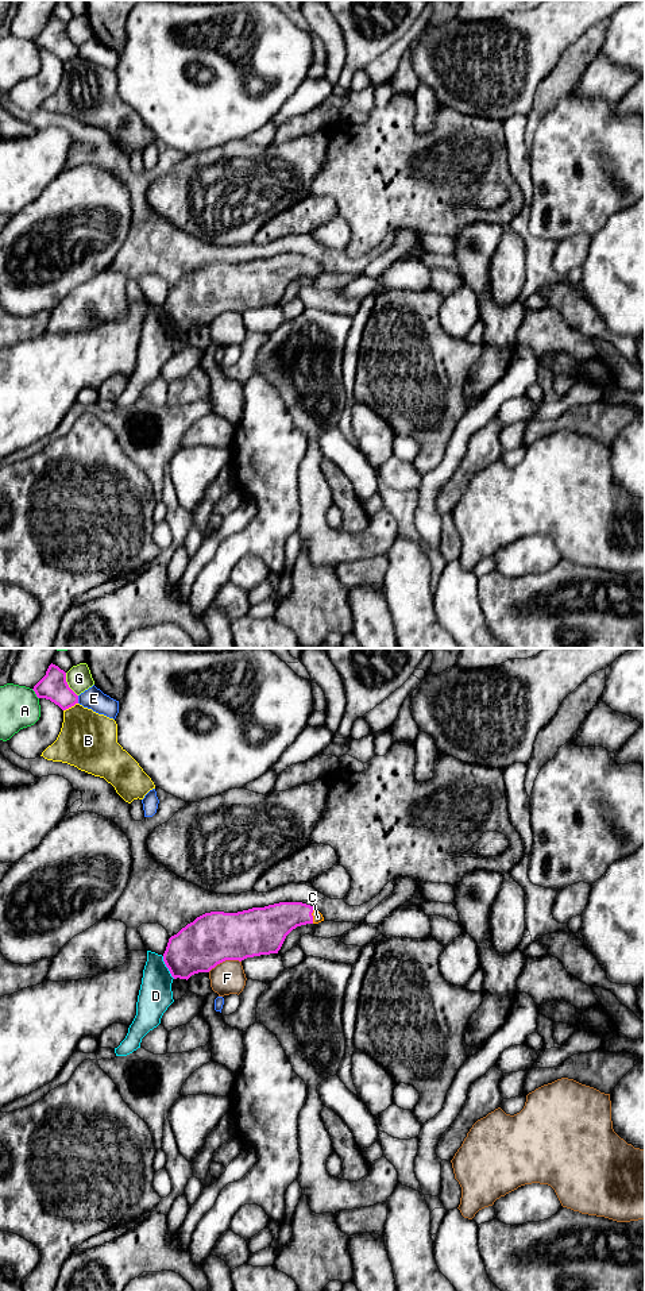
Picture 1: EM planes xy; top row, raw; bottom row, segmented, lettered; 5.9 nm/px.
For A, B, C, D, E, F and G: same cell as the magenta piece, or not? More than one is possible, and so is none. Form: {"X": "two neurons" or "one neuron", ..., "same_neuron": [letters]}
{"A": "two neurons", "B": "two neurons", "C": "one neuron", "D": "two neurons", "E": "two neurons", "F": "two neurons", "G": "two neurons", "same_neuron": ["C"]}

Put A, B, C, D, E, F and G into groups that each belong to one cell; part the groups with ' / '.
A / B / C / D / E / F / G

